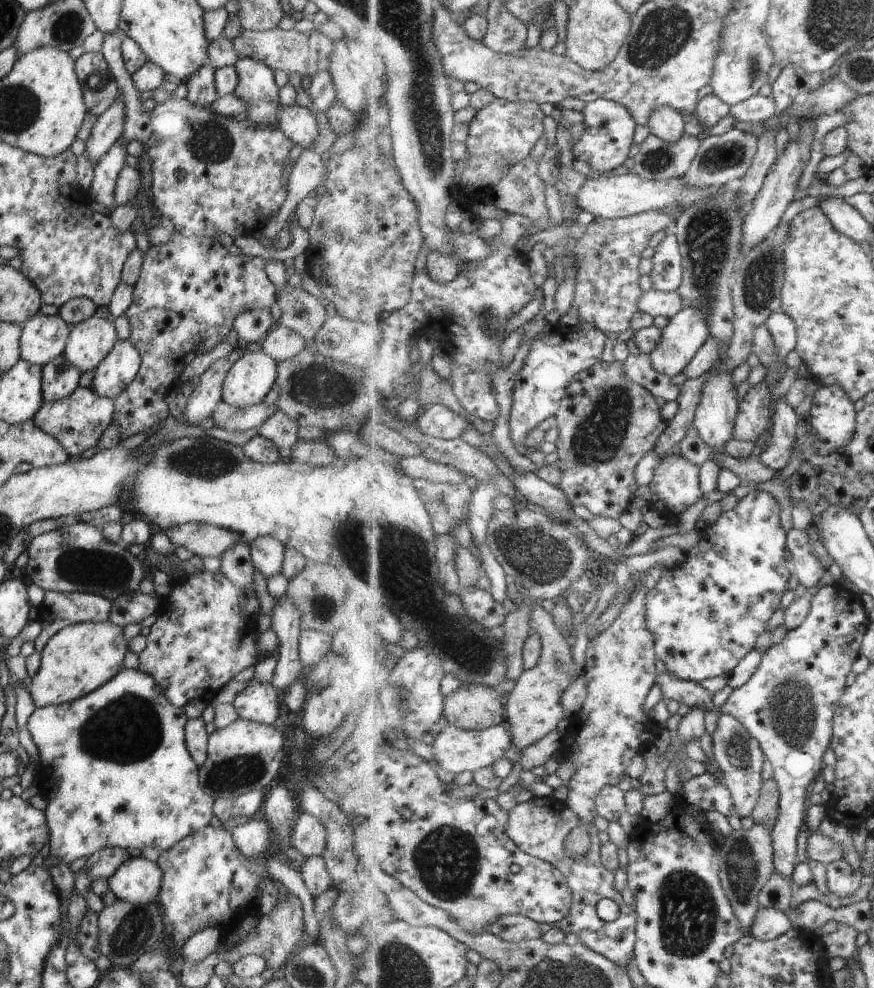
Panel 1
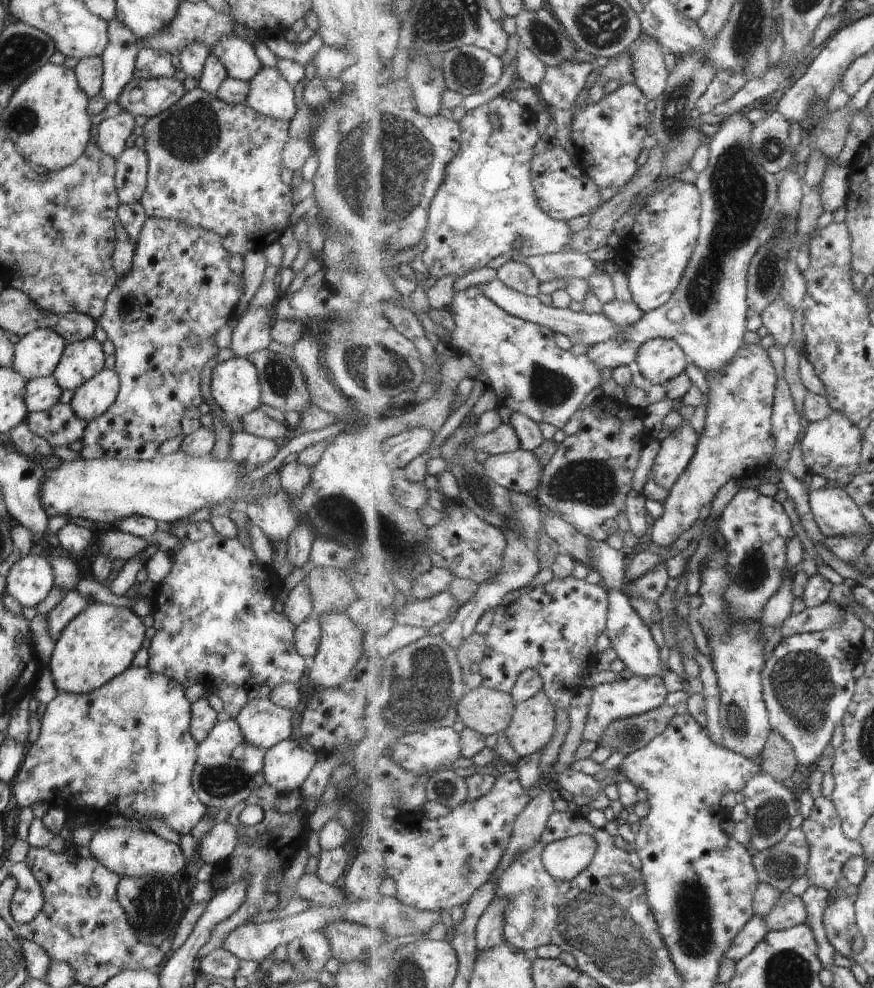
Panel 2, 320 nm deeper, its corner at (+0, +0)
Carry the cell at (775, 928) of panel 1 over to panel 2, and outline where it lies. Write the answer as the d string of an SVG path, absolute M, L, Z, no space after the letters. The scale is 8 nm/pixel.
M755 915L745 926L741 933L734 938L726 957L735 963L751 954L755 947L771 932L768 924L760 915Z

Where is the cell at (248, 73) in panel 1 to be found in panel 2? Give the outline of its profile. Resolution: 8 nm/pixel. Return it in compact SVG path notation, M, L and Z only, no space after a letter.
M240 36L221 37L209 50L222 62L225 72L229 77L249 81L250 78L262 67L259 59L253 52L253 45Z

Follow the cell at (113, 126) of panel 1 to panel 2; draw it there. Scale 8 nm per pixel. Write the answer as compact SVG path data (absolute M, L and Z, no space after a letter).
M115 16L107 23L108 41L103 52L102 85L99 94L109 102L116 102L126 82L133 78L134 60L139 50L136 36Z

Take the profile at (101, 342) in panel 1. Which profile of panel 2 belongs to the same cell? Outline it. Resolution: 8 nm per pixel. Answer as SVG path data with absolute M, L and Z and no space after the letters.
M92 337L65 345L51 376L61 390L74 391L102 368L106 355Z

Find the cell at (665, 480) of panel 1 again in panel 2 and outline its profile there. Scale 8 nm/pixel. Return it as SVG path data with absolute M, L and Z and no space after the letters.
M685 420L662 440L655 464L649 472L647 484L642 492L648 500L665 504L671 489L686 472L695 456L698 440L698 434Z

